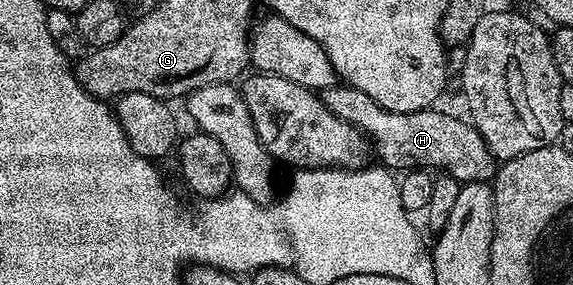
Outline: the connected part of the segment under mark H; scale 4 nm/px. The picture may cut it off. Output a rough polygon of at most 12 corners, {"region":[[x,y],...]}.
{"region":[[338,83],[322,104],[390,171],[492,182],[481,132],[441,107],[389,113]]}

